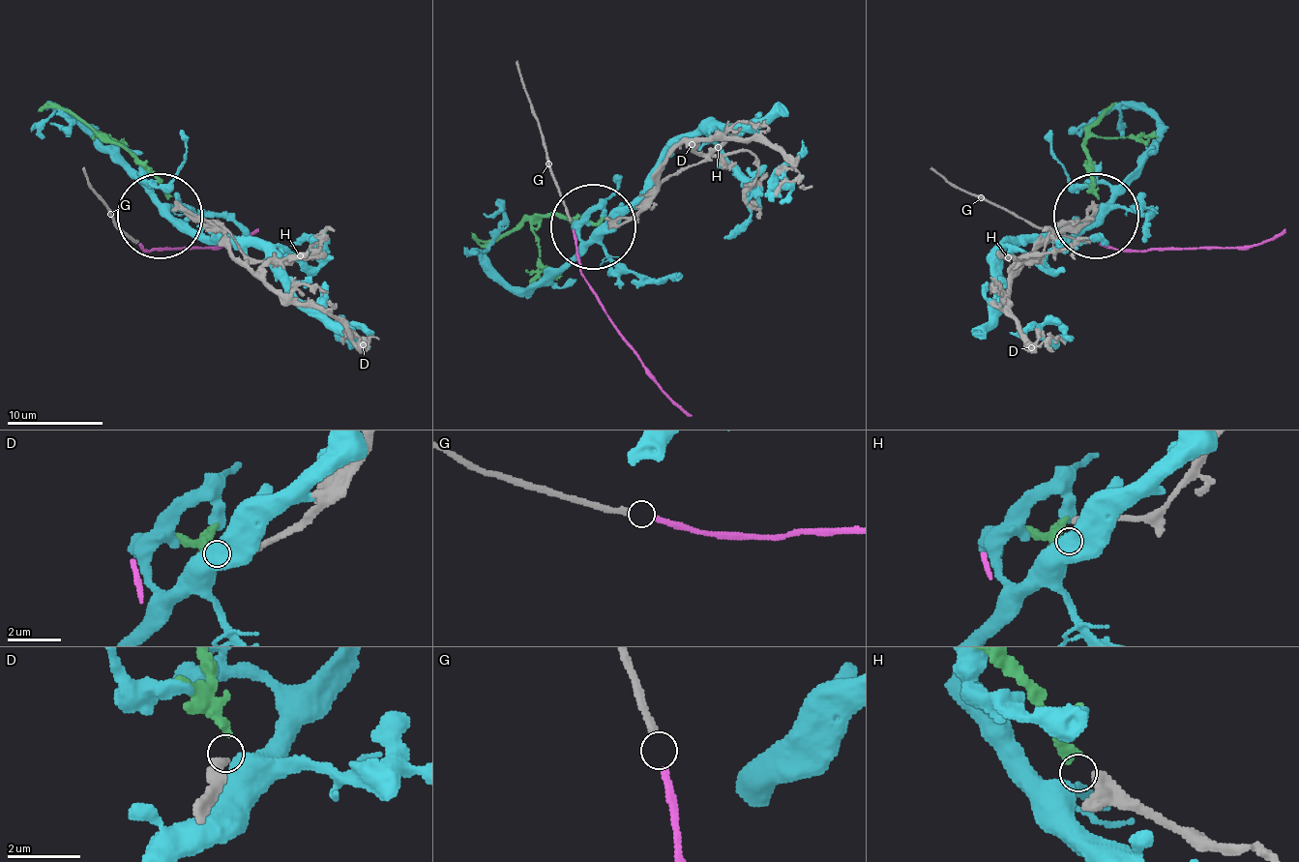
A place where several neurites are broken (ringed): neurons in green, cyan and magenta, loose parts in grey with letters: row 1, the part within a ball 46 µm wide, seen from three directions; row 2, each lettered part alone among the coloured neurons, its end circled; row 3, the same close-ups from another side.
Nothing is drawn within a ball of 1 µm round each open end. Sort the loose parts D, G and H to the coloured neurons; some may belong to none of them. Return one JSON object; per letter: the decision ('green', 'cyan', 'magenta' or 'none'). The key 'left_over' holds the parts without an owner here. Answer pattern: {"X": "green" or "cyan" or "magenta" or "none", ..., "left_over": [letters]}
{"D": "green", "G": "magenta", "H": "none", "left_over": ["H"]}

